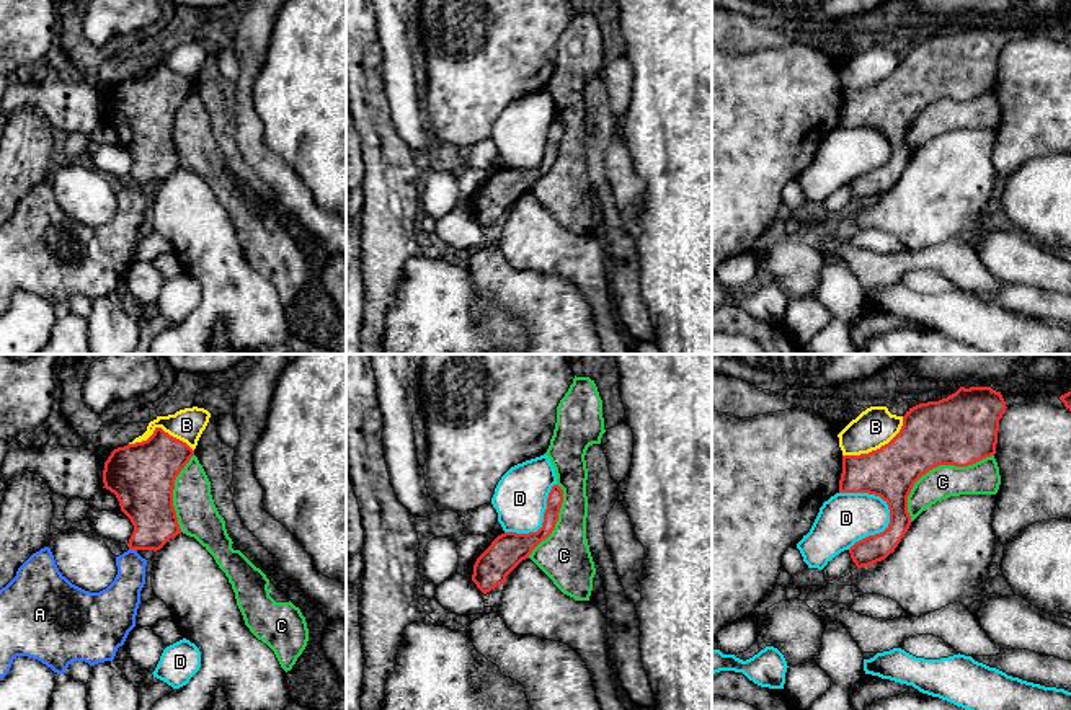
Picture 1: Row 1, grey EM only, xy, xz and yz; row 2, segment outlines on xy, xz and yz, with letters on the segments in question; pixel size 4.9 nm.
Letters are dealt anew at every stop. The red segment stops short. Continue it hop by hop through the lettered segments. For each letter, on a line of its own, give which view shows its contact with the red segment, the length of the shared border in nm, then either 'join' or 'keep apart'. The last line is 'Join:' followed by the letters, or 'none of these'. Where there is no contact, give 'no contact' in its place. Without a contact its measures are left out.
A: xy | 50 nm | join
B: yz | 360 nm | keep apart
C: yz | 550 nm | keep apart
D: yz | 320 nm | keep apart
Join: A

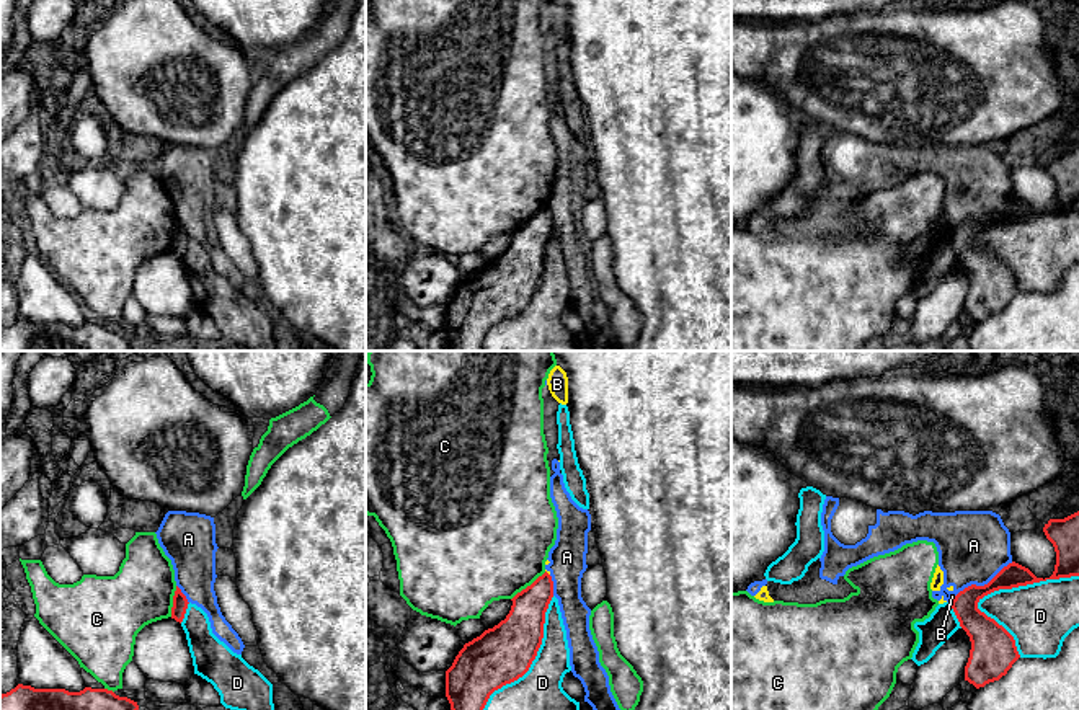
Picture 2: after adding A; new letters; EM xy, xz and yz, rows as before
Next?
A: yz | 340 nm | keep apart
B: yz | 50 nm | keep apart
C: xz | 220 nm | keep apart
D: yz | 550 nm | keep apart
Join: none of these

